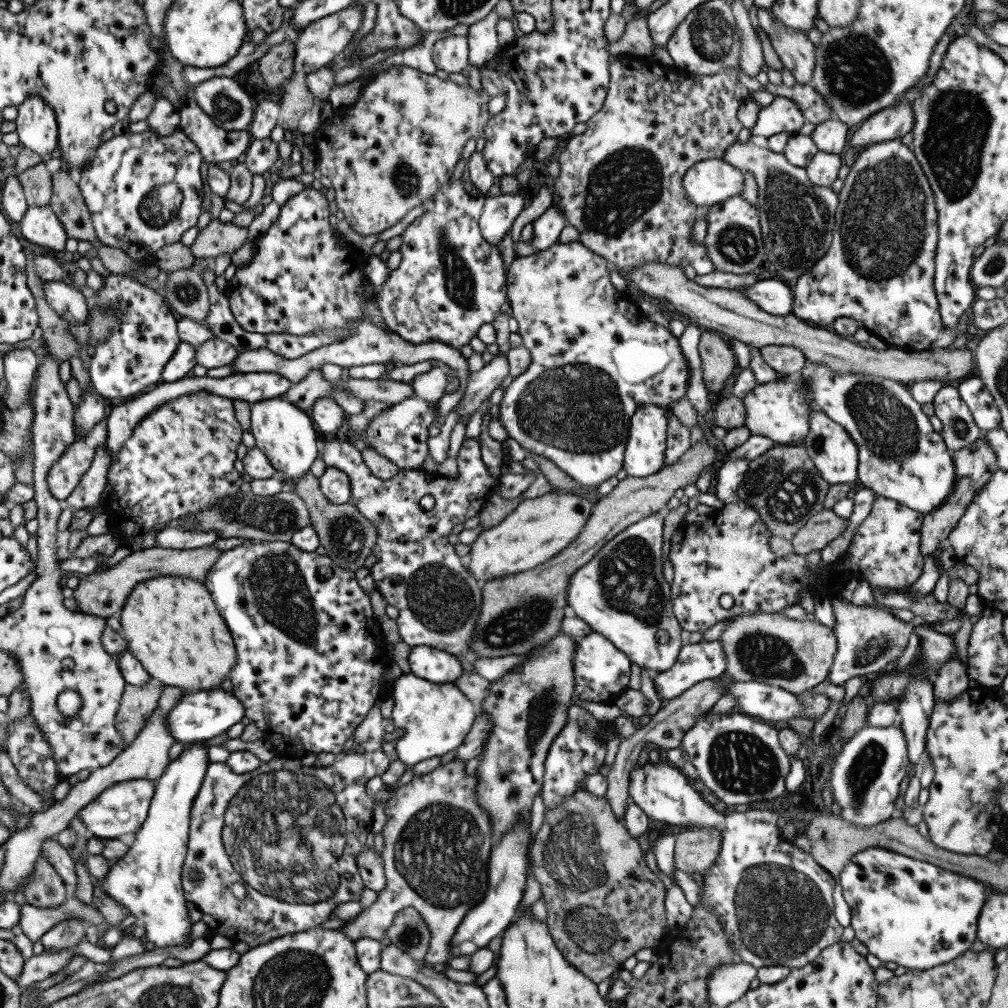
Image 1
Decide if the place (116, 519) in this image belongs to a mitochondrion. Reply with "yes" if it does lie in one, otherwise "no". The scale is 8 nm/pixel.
no

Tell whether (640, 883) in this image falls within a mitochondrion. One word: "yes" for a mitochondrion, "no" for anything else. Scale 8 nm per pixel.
no

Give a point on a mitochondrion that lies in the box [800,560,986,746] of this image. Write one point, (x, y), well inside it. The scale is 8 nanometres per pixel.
(874, 647)

